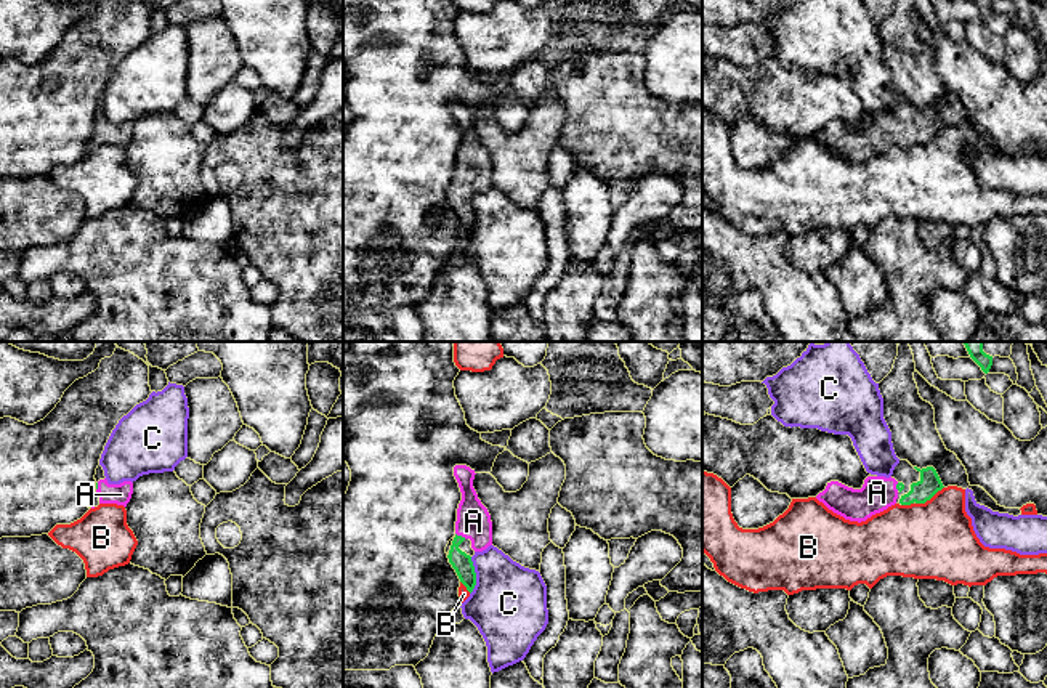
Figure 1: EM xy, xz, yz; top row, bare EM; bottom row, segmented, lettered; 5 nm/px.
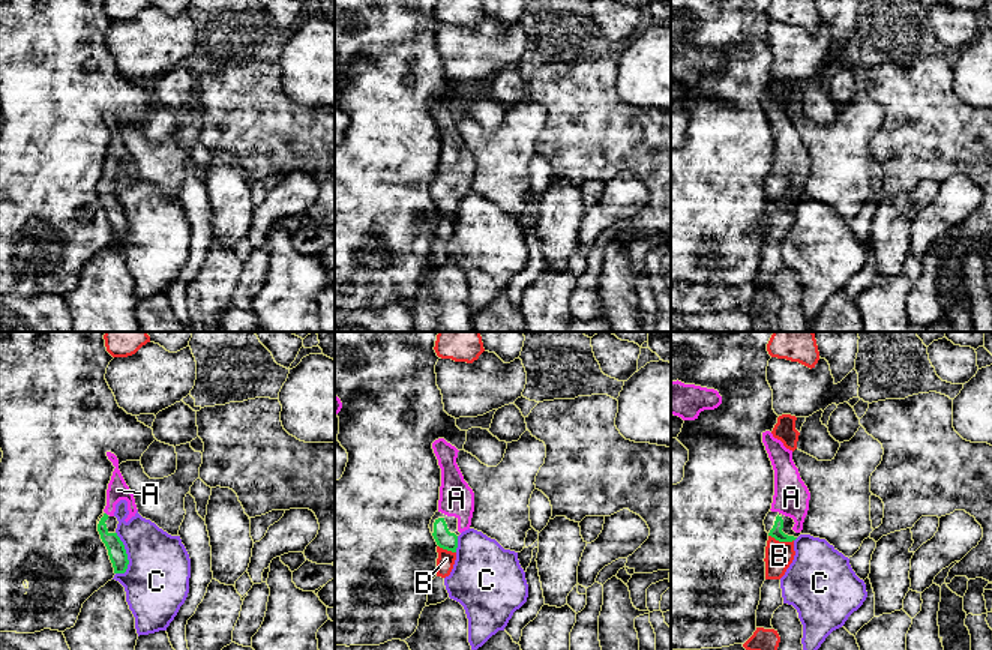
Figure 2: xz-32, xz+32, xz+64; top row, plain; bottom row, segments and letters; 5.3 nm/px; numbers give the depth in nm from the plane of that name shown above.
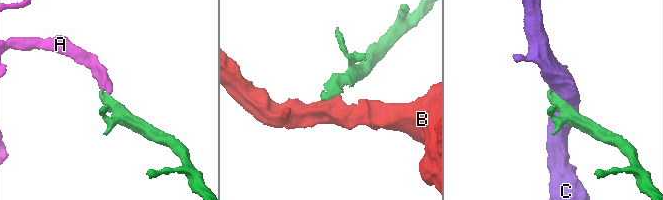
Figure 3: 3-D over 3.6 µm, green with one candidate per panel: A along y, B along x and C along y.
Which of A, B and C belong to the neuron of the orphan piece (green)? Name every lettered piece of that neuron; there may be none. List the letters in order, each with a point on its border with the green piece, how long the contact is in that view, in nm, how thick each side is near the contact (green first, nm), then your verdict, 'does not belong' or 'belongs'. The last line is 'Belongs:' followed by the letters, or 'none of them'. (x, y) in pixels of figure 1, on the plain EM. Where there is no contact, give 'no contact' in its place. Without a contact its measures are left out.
A: meets green in xz at (460, 177); contact 60 nm long; 100 nm thick on the green side, 180 nm on the other; belongs
B: meets green in yz at (929, 140); contact 170 nm long; 110 nm thick on the green side, 380 nm on the other; does not belong
C: meets green in xz at (475, 217); contact 190 nm long; 100 nm thick on the green side, 380 nm on the other; does not belong
Belongs: A

